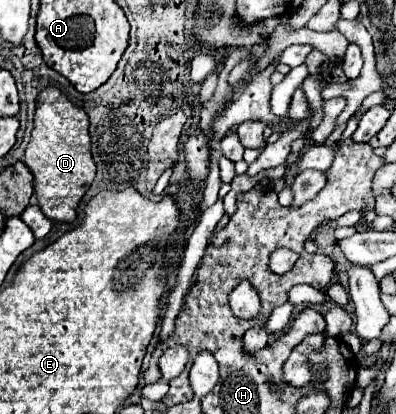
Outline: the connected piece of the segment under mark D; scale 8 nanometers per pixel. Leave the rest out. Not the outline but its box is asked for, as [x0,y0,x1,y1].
[25,86,95,222]

